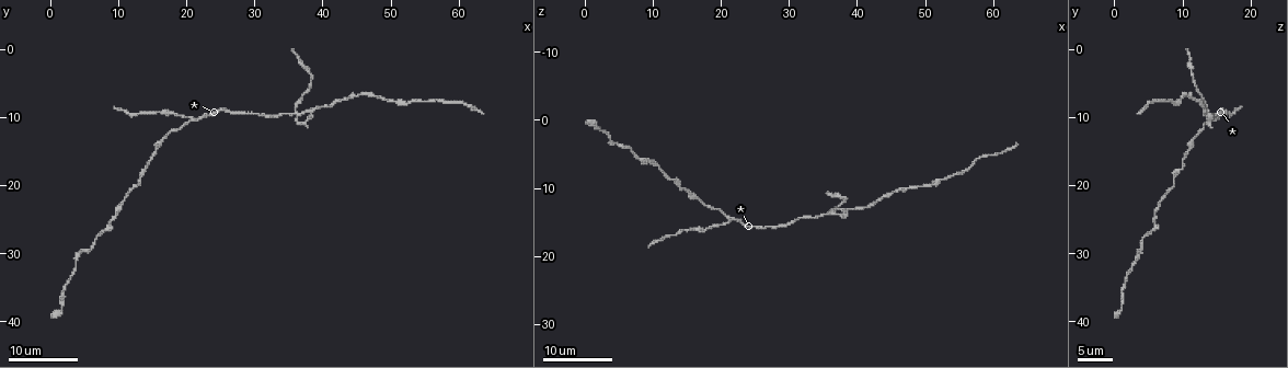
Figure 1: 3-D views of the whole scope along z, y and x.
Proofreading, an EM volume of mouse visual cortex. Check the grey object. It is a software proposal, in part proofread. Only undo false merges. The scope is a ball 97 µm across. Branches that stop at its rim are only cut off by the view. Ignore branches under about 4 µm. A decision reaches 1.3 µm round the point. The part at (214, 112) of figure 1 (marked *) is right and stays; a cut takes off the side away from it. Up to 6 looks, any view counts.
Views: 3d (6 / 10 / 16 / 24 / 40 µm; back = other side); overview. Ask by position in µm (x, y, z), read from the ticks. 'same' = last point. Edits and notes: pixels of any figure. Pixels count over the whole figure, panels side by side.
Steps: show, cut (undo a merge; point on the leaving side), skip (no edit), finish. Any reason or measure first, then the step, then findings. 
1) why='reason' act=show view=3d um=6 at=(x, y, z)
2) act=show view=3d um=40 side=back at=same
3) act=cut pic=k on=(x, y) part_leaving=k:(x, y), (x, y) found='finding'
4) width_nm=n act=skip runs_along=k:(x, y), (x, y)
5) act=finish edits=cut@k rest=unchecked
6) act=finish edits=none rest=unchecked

why='thick turns thin' act=show view=3d um=24 at=(13.5, 19.0, 8.5)

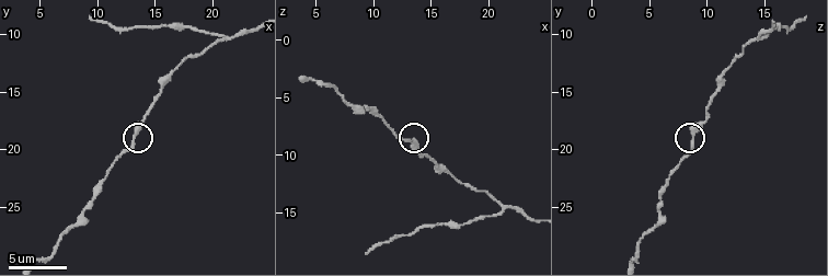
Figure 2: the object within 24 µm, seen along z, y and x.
act=show view=3d um=6 at=(13.2, 18.8, 8.6)

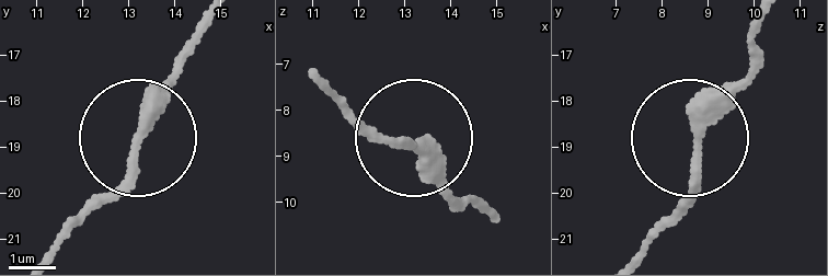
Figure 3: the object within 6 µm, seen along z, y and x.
act=skip runs_along=3:(483, 213), (413, 142), (378, 138), (334, 99) found='one neuron here'

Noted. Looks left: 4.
why='three arms meet' act=show view=3d um=10 at=(21.0, 10.4, 14.8)

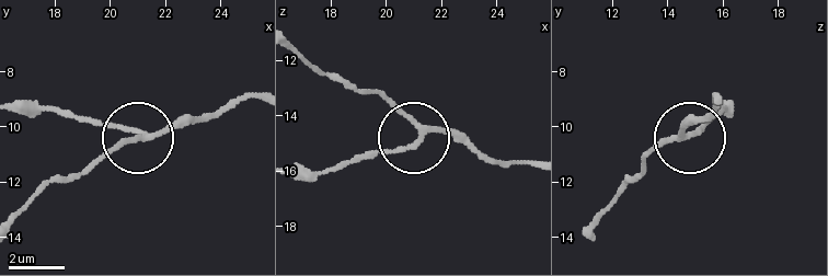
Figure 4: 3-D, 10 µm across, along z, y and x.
why='from behind' act=show view=3d um=10 side=back at=(21.1, 10.2, 14.9)

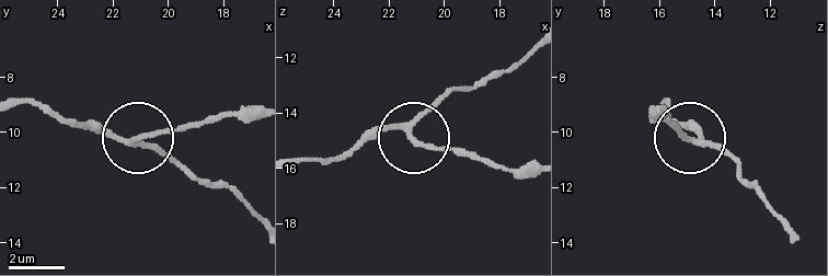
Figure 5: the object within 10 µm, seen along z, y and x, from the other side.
side_arm_um=14 act=skip runs_along=5:(337, 154), (399, 129), (448, 150), (489, 158) found='one neuron here'

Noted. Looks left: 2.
why='thin neck' act=show view=3d um=10 at=(4.8, 29.8, 3.6)

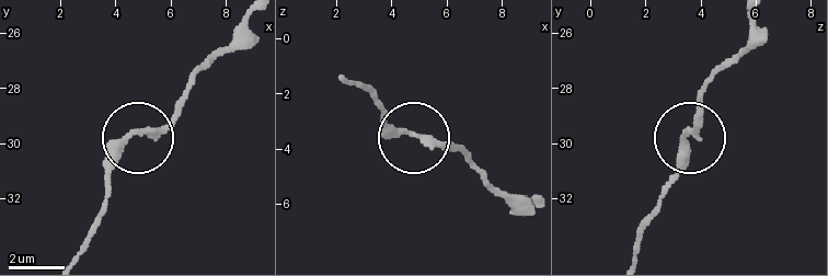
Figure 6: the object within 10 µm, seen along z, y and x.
act=skip runs_along=6:(249, 22), (192, 78), (171, 121), (128, 141), (107, 188) found='all the same neuron'

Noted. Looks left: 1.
act=finish edits=none rest=unchecked

